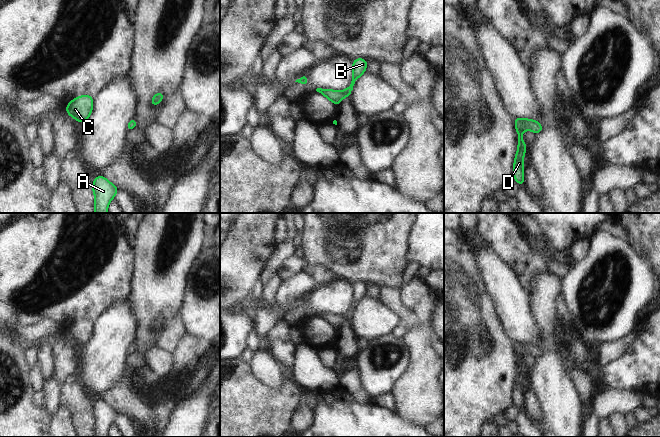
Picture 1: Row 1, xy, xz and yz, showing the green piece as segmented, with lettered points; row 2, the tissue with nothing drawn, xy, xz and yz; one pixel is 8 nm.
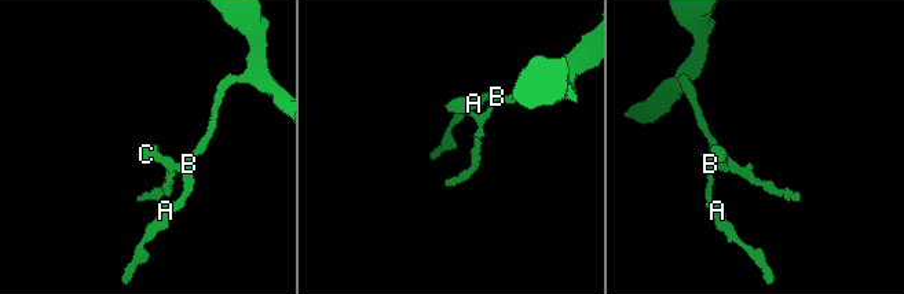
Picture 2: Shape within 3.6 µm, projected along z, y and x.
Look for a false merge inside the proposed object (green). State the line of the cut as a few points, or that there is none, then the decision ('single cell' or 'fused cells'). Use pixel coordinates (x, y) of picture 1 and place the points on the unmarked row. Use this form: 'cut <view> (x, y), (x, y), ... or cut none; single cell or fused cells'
cut none; single cell

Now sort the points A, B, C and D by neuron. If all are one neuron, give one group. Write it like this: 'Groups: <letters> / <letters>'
Groups: A B C D

